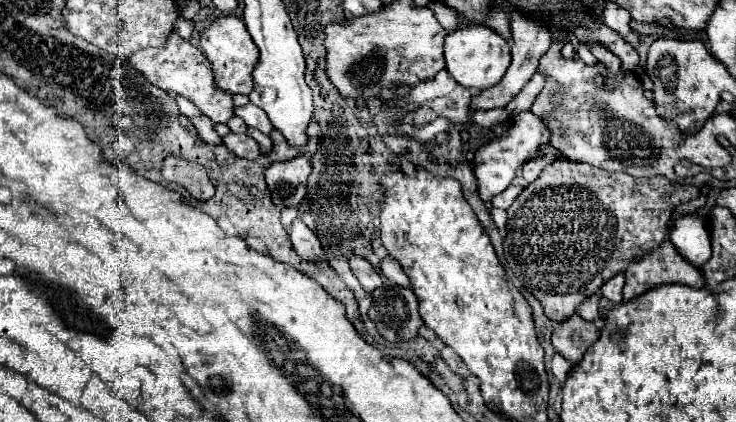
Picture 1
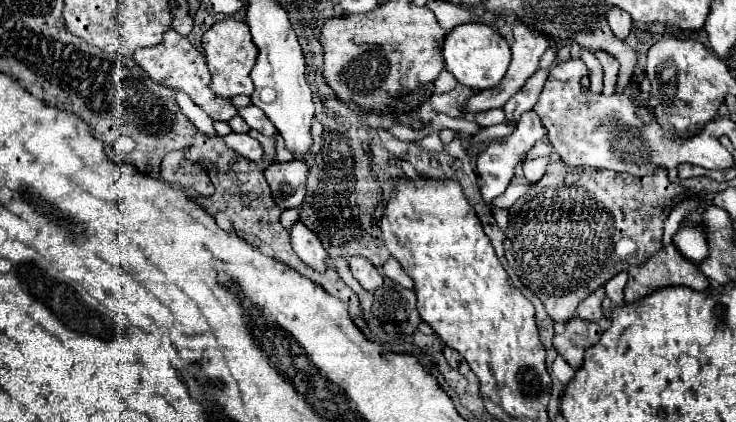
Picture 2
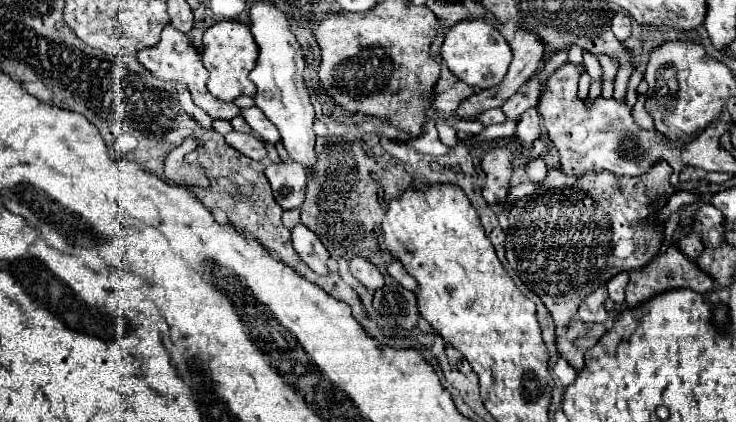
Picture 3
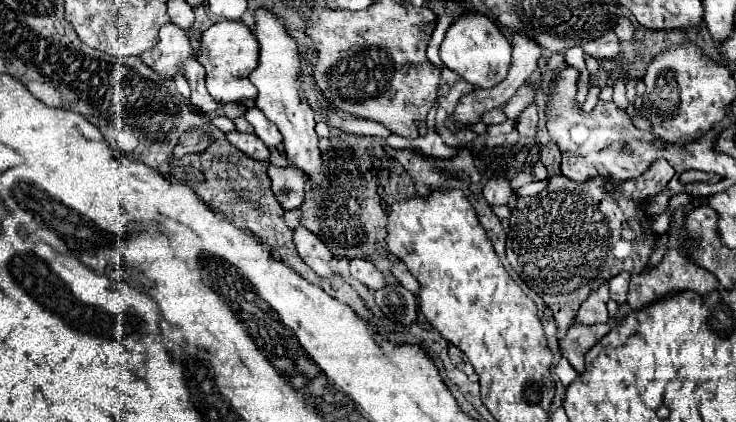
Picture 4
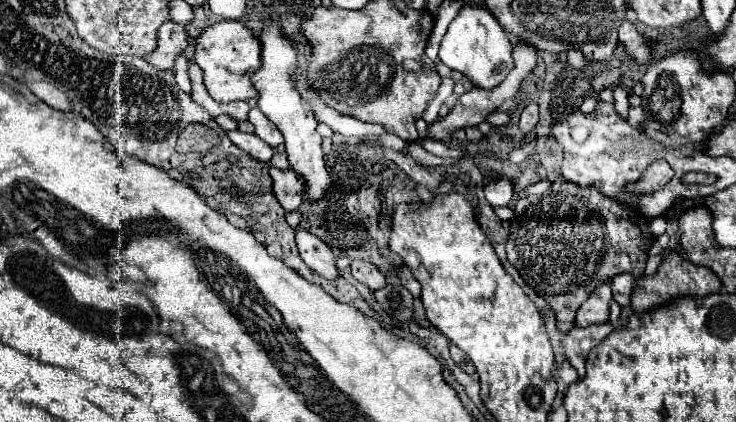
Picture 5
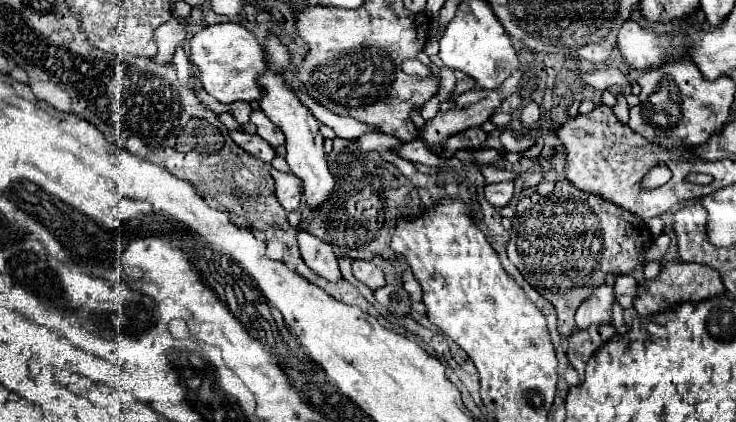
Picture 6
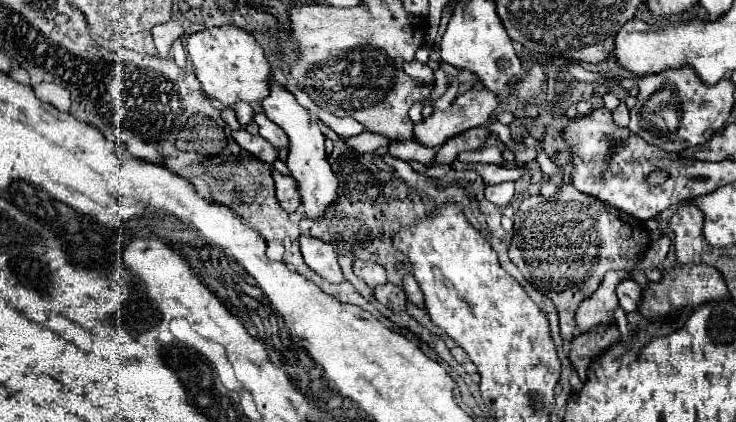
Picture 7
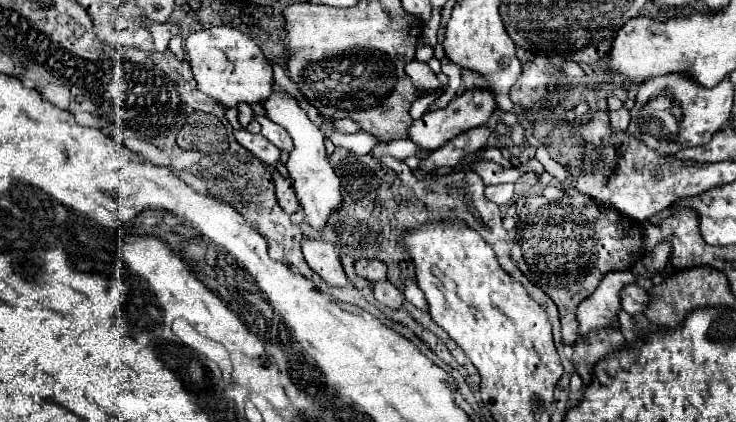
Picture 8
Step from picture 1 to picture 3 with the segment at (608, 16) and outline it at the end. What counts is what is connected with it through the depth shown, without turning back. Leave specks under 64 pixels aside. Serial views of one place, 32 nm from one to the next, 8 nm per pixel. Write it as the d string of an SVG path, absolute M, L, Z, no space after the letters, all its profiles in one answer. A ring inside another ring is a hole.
M616 12L612 16L612 32L616 34L618 40L628 40L630 38L630 16Z

